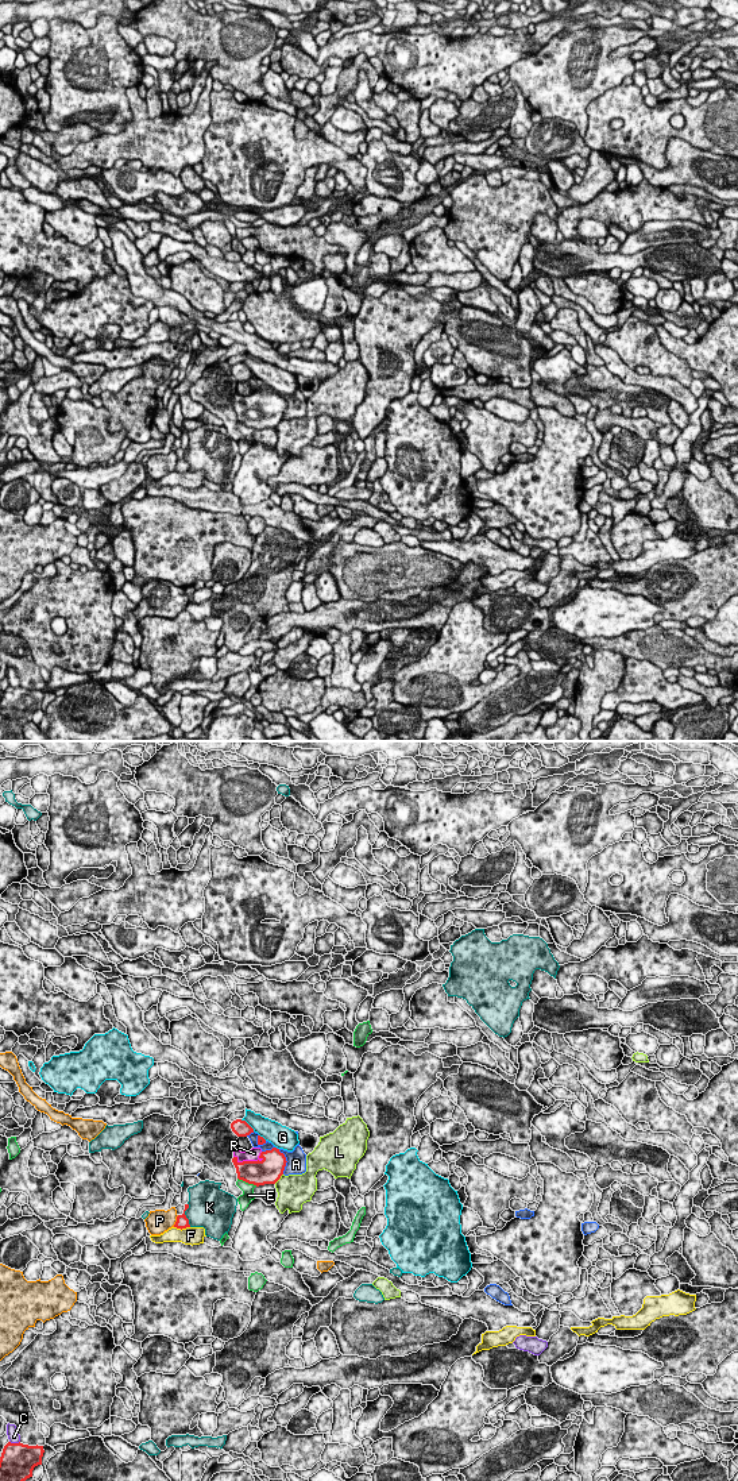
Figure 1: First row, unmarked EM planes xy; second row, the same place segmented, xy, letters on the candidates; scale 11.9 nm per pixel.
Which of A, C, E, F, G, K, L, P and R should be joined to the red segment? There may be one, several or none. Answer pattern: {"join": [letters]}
{"join": ["R"]}

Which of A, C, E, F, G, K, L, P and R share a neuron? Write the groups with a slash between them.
A / C / E / F / G / K / L / P / R

